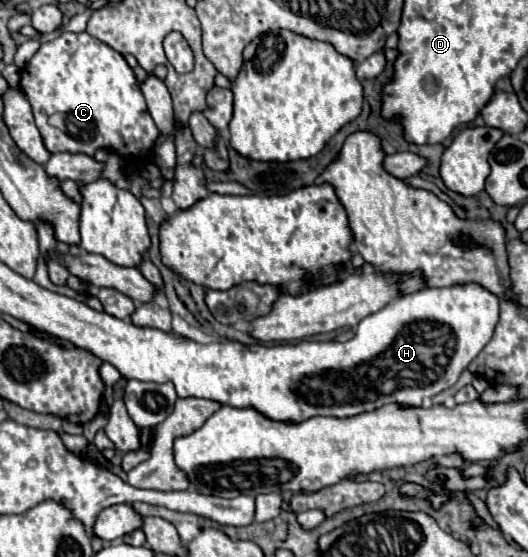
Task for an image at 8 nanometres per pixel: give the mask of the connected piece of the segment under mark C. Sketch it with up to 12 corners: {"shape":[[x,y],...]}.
{"shape":[[63,31],[21,69],[49,153],[151,161],[135,73]]}

